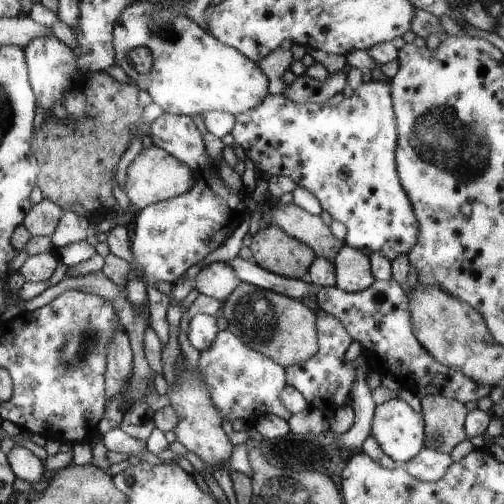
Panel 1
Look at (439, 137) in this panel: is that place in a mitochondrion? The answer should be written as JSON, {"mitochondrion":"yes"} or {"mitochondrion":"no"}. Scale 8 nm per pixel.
{"mitochondrion":"yes"}

